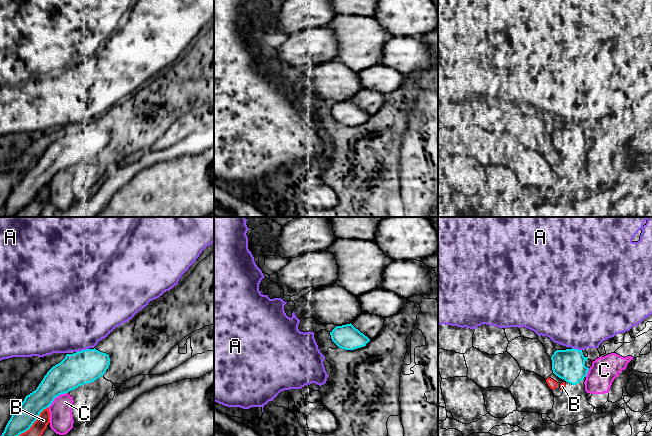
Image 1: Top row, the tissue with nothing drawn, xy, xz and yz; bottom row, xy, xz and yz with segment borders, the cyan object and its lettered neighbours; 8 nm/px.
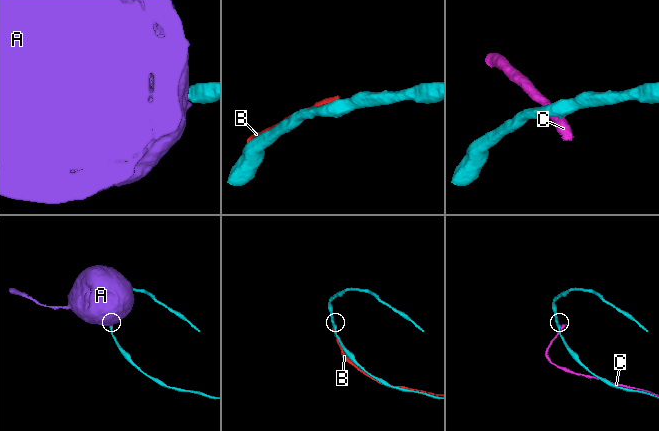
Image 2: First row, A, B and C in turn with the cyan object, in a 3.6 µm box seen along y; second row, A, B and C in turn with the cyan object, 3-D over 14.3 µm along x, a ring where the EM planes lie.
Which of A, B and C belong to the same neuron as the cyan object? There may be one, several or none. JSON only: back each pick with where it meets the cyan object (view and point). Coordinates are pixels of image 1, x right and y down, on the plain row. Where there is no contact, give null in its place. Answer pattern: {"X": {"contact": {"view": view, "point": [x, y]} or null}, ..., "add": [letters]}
{"add": []}

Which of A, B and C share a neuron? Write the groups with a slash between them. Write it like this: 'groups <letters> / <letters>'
groups A / B / C

